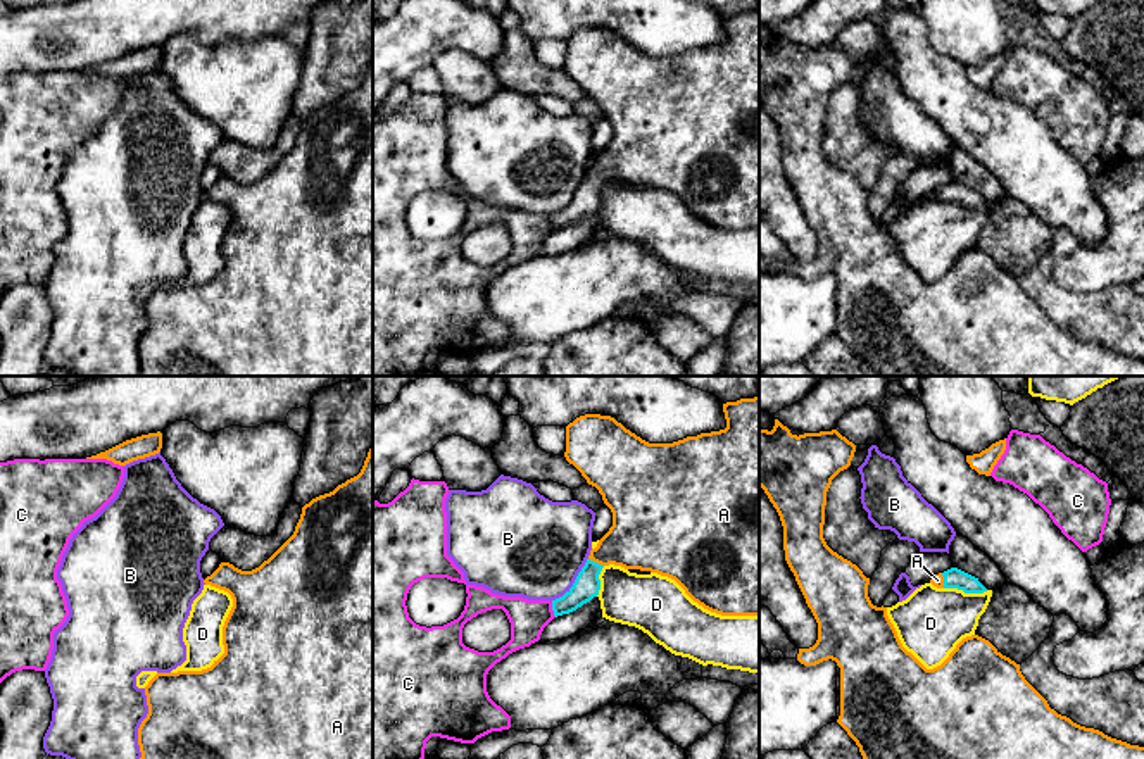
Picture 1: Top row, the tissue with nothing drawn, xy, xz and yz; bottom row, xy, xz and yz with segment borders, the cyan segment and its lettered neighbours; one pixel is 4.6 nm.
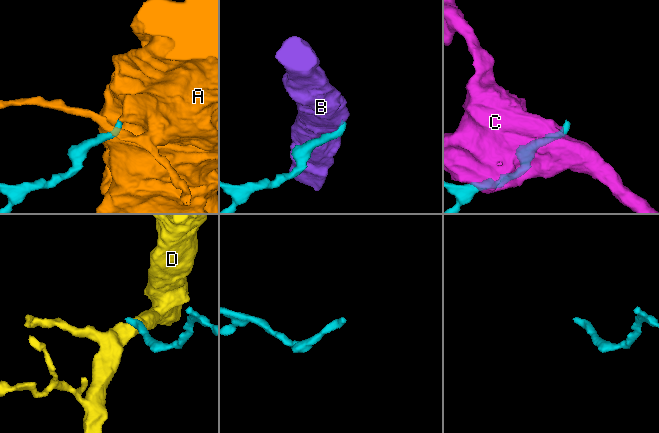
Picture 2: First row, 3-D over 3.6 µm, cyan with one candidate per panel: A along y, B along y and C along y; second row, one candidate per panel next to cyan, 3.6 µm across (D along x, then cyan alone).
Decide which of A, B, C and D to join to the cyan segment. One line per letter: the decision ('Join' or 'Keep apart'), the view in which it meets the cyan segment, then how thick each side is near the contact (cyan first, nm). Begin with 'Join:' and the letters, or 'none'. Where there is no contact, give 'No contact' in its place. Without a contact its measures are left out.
Join: A
A: Join. Touches cyan in xz. Thickness 120 nm (cyan) against 300 nm
B: Keep apart. Touches cyan in xz. Thickness 120 nm (cyan) against 460 nm
C: Keep apart. Touches cyan in xz. Thickness 120 nm (cyan) against 170 nm
D: Keep apart. Touches cyan in yz. Thickness 100 nm (cyan) against 320 nm

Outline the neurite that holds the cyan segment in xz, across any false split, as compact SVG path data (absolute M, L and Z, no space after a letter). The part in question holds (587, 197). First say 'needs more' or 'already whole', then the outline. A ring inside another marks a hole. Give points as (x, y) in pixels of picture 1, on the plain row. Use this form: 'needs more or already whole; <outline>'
needs more; M759 10L726 16L723 17L723 26L726 33L725 43L687 50L673 57L649 57L626 43L614 31L600 28L580 29L566 40L564 71L581 86L588 98L599 104L604 117L613 126L613 140L599 154L597 160L590 164L590 169L578 186L573 200L563 210L552 214L552 224L556 231L569 228L597 210L600 204L599 188L602 181L609 178L621 179L625 183L640 183L668 190L675 193L694 216L711 226L721 229L759 229Z

